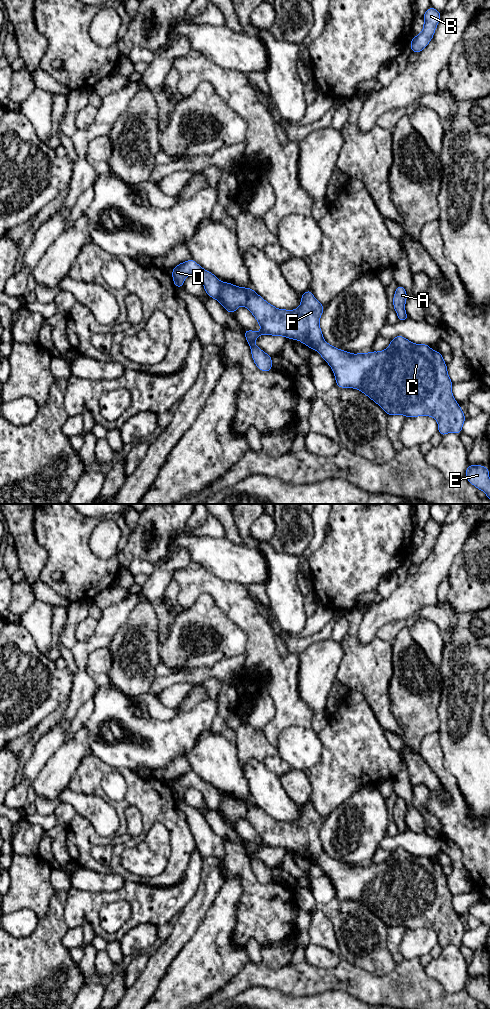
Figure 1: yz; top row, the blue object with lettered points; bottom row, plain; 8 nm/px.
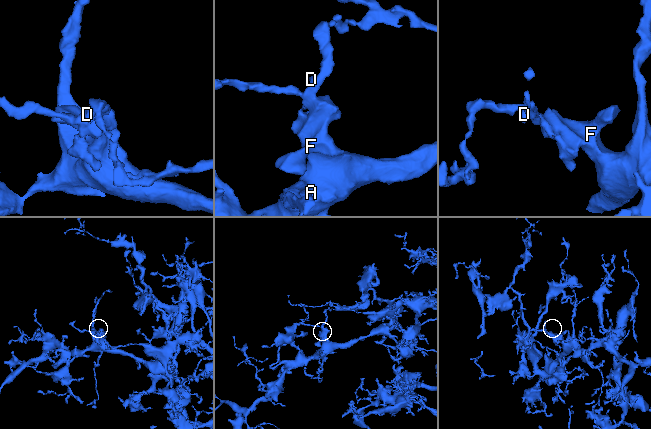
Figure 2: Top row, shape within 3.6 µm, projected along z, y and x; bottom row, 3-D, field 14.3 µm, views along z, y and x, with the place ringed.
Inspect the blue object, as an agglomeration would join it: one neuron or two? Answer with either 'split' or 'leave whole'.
leave whole

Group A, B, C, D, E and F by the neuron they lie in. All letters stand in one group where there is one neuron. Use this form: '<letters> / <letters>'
A B C D E F

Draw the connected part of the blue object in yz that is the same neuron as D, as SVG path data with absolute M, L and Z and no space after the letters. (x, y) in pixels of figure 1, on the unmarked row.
M193 771L176 777L172 784L176 801L184 797L187 787L197 789L204 798L205 805L216 811L223 820L234 827L239 818L245 818L255 829L261 839L260 844L245 842L243 845L250 858L252 871L262 884L273 881L272 868L255 857L255 852L261 847L283 848L291 852L298 852L311 862L316 862L331 879L335 894L339 900L354 900L364 905L379 917L385 925L403 927L415 930L417 928L431 928L438 934L438 945L442 948L453 944L462 945L463 935L466 932L463 922L452 907L453 894L447 884L447 876L439 863L434 863L427 856L415 856L402 847L394 849L389 858L380 864L352 866L328 856L319 837L320 829L325 818L320 816L308 801L301 806L301 815L297 821L278 821L252 800L238 799L232 795L220 793L213 785L202 780Z

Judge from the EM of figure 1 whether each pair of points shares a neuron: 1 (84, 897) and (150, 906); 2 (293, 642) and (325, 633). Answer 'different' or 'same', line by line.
1: same
2: same

